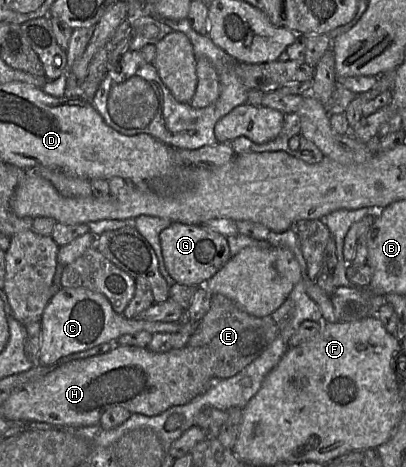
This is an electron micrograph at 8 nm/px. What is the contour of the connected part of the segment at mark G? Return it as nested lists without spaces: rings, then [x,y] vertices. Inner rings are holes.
[[[172,222],[161,231],[160,245],[167,272],[182,285],[205,285],[231,258],[227,238],[207,225]]]

